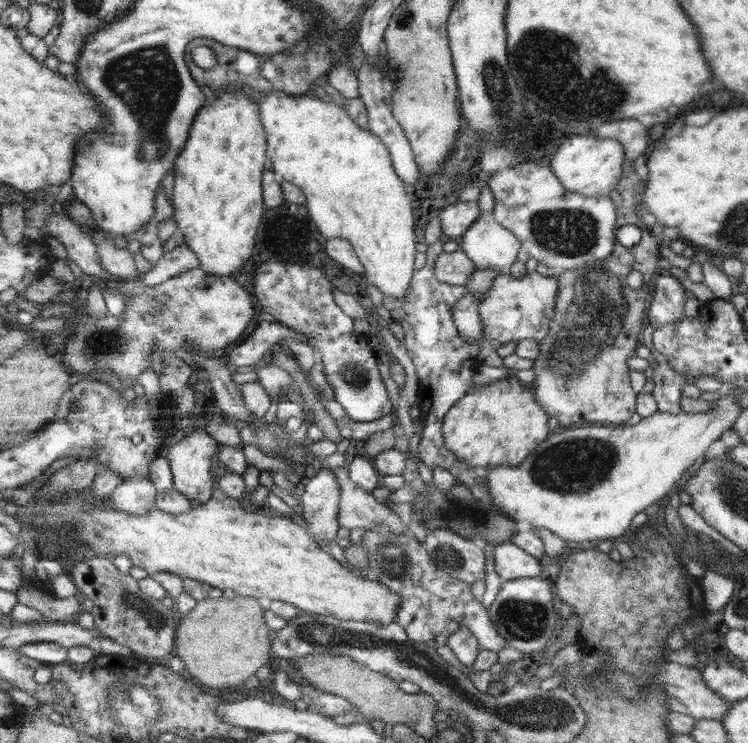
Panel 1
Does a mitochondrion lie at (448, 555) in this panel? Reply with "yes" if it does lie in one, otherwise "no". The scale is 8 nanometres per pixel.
yes

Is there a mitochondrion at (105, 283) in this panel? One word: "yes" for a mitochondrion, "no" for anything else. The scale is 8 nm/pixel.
no

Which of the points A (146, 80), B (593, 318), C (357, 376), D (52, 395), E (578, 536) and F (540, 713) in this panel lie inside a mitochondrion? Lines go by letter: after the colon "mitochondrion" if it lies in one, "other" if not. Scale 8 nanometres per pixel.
A: mitochondrion
B: mitochondrion
C: mitochondrion
D: other
E: other
F: mitochondrion

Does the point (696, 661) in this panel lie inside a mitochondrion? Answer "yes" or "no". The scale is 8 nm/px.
no

